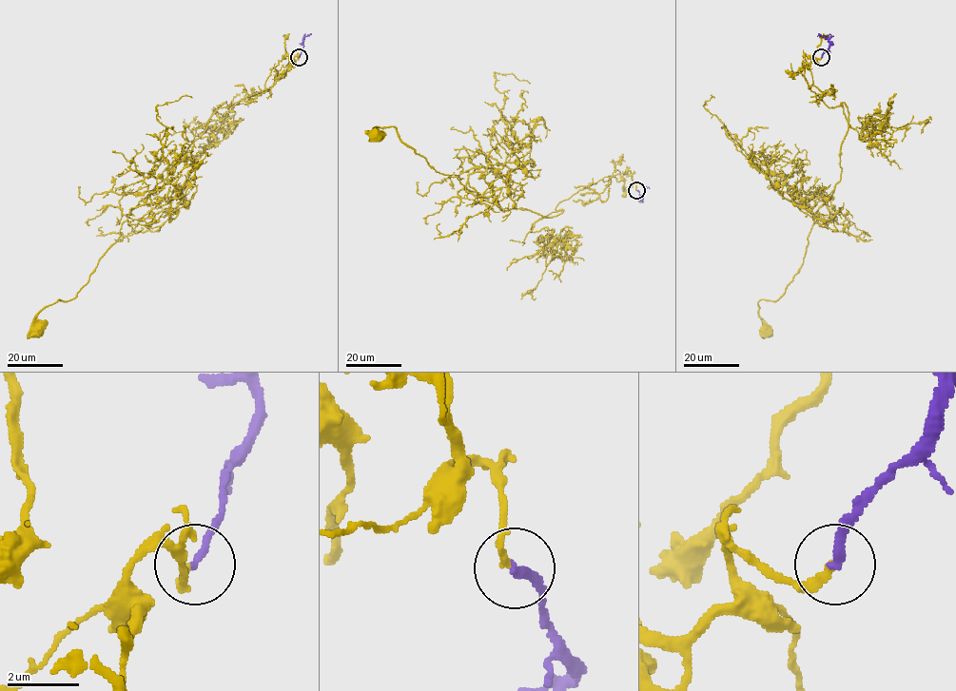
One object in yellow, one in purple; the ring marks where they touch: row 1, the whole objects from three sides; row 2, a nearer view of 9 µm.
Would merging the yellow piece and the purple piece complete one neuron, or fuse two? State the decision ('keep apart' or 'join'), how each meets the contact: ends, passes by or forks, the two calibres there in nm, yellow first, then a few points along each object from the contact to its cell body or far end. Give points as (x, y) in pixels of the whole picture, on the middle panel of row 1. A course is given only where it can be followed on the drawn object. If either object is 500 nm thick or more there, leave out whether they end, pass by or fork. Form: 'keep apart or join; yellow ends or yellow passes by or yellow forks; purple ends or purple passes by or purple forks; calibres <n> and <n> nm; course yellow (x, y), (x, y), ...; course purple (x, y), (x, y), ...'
join; yellow ends; purple ends; calibres 180 and 240 nm; course yellow (636, 190), (630, 171), (579, 189), (546, 217), (501, 210), (457, 177), (438, 172), (393, 126), (375, 131); course purple (637, 190), (642, 197), (644, 191), (650, 188)

